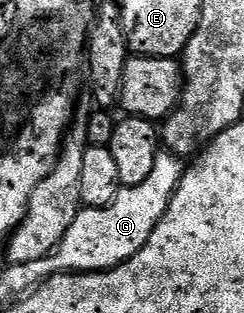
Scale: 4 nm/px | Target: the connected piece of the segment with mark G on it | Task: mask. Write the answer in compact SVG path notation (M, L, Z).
M169 151L159 152L156 167L152 167L152 175L148 175L144 183L119 189L116 199L112 199L108 207L79 209L64 239L60 239L54 252L41 261L43 274L99 273L101 269L114 269L132 259L132 255L136 255L136 251L148 243L156 223L160 223L164 211L168 211L168 203L174 198L183 172L184 165L179 158Z

